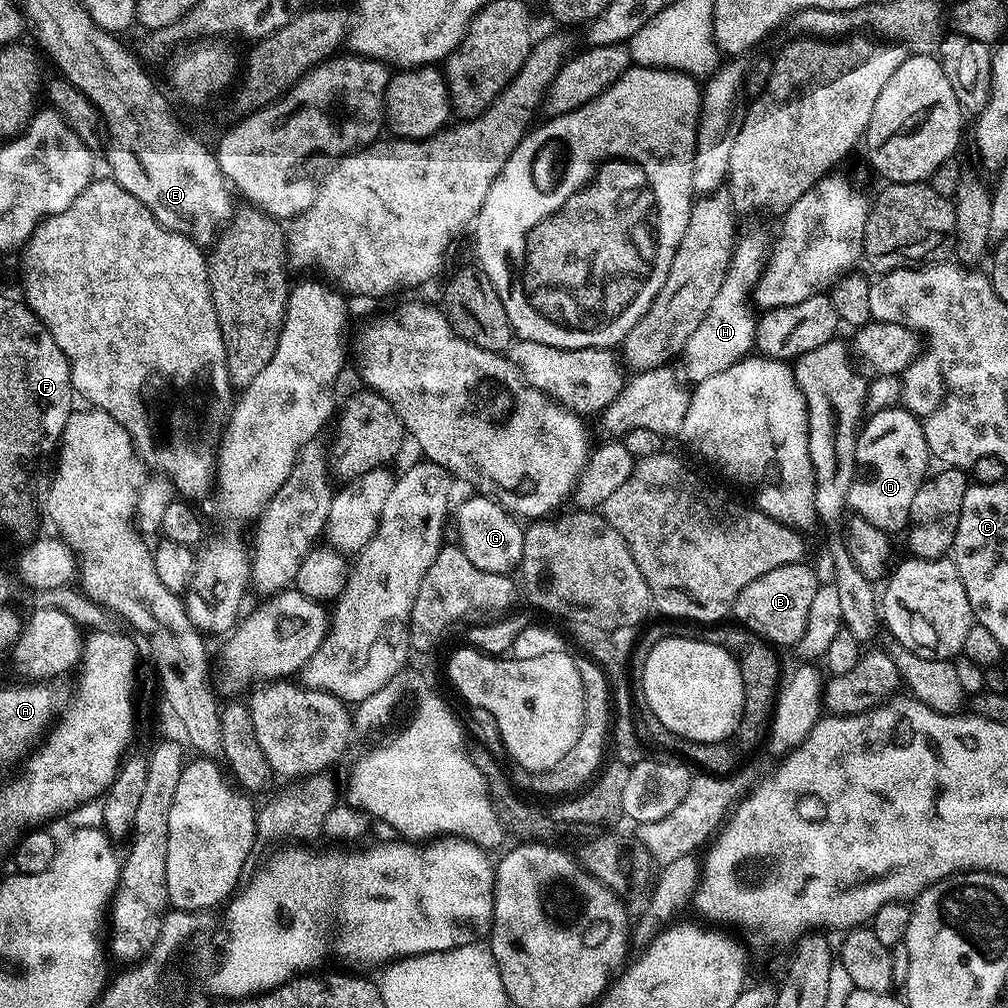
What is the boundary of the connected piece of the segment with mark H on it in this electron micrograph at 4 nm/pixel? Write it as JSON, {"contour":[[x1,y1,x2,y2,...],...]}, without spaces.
{"contour":[[762,233,737,235,736,249,732,252,726,278,722,278,722,287,718,290,714,303,710,305,710,314,706,314,706,318,702,318,702,323,698,325,698,330,690,334,690,342,686,342,682,353,682,361,688,366,692,381,699,382,714,374,722,374,722,370,730,370,730,366,745,359,753,351,758,321,758,312,752,309,754,293,768,267,769,257,770,241]]}

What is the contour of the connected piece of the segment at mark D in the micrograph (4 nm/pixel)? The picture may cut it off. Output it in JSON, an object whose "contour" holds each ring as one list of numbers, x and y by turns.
{"contour":[[903,406,873,411,863,421,860,434,856,437,856,463,862,469,862,478,853,480,850,486,848,508,855,515,866,518,870,526,878,526,878,530,889,534,903,533,909,525,908,515,914,502,914,494,918,494,918,486,922,486,930,472,926,434,922,434,919,418]]}

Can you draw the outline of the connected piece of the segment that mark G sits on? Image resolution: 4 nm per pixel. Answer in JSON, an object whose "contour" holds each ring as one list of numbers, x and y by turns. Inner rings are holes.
{"contour":[[472,494,469,500,458,504,454,508,456,536,460,539,457,540,458,546,464,551,466,558,470,558,470,562,474,562,478,570,511,573,522,558,524,528,521,521,506,511,499,500,487,494]]}

